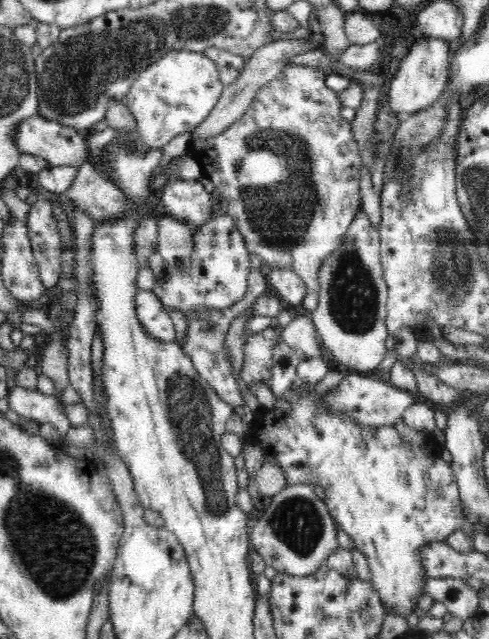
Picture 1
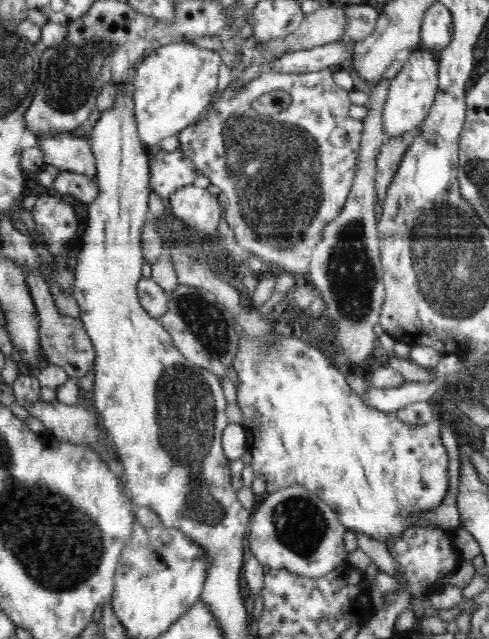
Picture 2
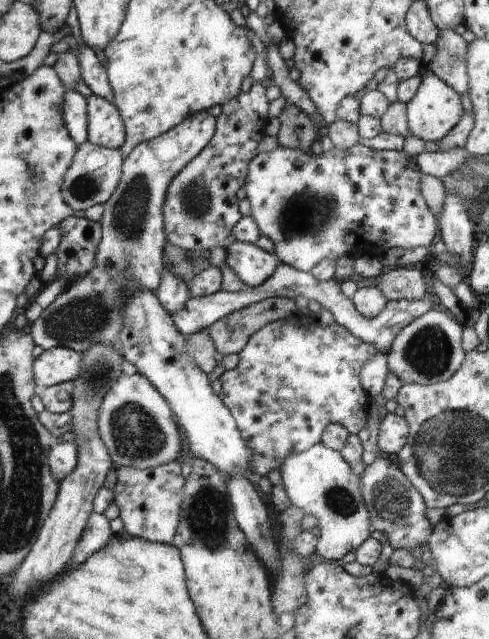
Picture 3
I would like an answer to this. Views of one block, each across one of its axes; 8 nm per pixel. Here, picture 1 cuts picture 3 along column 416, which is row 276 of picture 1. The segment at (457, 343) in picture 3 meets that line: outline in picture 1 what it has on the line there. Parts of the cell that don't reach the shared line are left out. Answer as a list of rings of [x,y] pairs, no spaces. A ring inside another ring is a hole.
[[[362,208],[353,216],[351,223],[343,234],[343,241],[334,253],[330,253],[322,261],[318,281],[320,284],[318,308],[312,312],[312,320],[318,335],[322,337],[324,346],[332,353],[334,360],[344,364],[349,371],[368,371],[378,368],[386,357],[386,339],[390,335],[386,329],[388,316],[388,286],[383,278],[380,256],[379,229],[372,225],[370,218]]]

